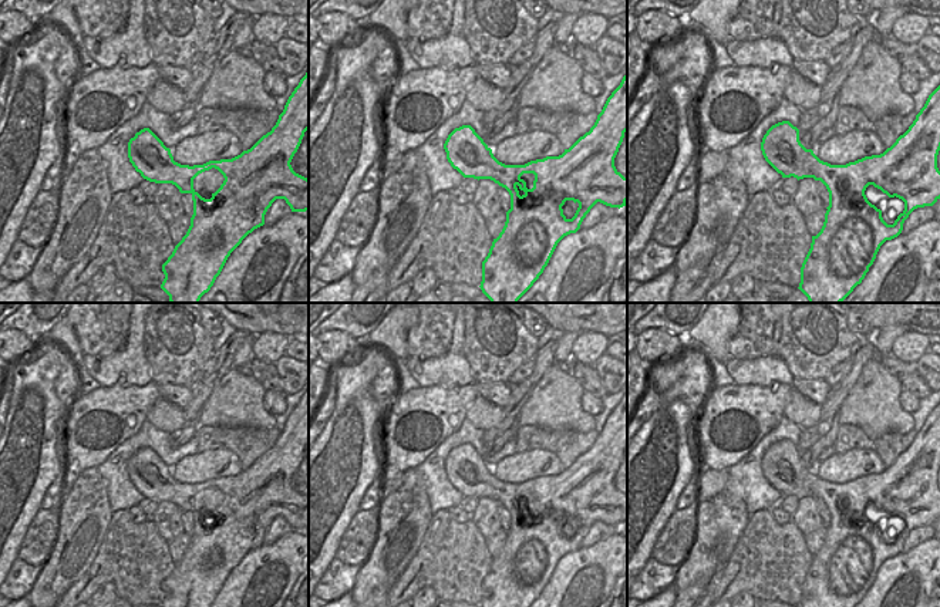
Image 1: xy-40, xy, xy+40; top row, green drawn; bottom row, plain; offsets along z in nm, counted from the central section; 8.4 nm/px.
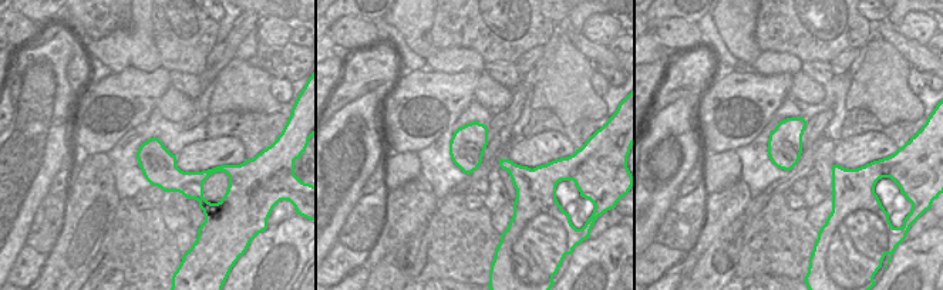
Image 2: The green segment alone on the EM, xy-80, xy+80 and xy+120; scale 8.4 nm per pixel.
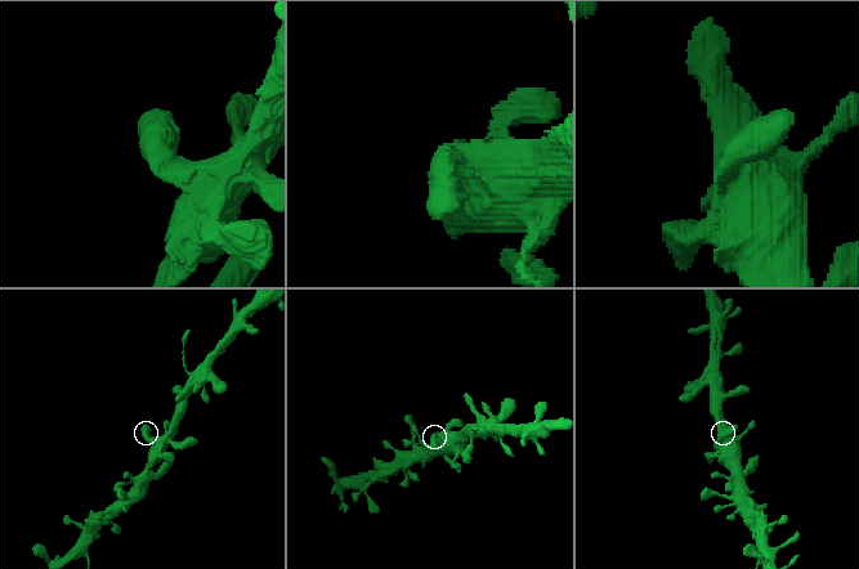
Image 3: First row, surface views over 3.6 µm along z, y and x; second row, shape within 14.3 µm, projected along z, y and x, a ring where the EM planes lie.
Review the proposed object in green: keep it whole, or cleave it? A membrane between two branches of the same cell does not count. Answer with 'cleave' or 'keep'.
keep

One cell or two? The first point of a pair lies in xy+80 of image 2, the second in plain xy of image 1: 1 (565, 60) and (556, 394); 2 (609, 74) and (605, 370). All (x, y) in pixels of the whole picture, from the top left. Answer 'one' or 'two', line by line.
1: one
2: two

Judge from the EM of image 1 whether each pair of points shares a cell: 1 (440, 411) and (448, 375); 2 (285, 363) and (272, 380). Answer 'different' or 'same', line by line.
1: different
2: different

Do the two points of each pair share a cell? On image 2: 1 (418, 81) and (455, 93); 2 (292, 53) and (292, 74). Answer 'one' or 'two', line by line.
1: one
2: one

